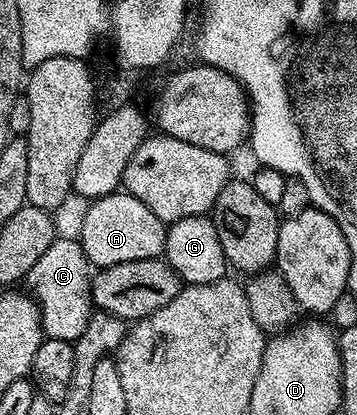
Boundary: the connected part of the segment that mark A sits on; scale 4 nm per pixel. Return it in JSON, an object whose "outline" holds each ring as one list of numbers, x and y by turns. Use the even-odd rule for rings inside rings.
{"outline":[[117,190,101,196,87,205,88,213,80,224,78,239,89,265,97,269,109,268,118,262,134,262,157,258,164,251,166,225,138,198,129,192]]}

